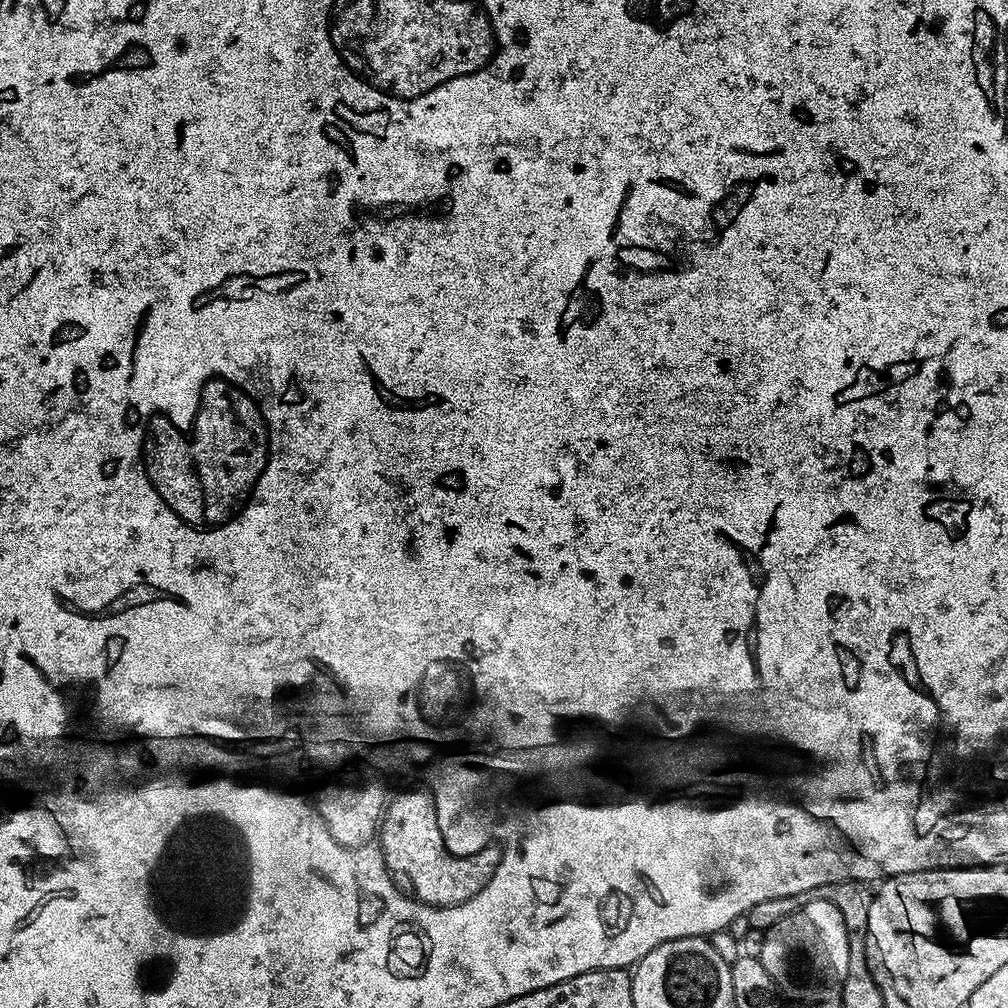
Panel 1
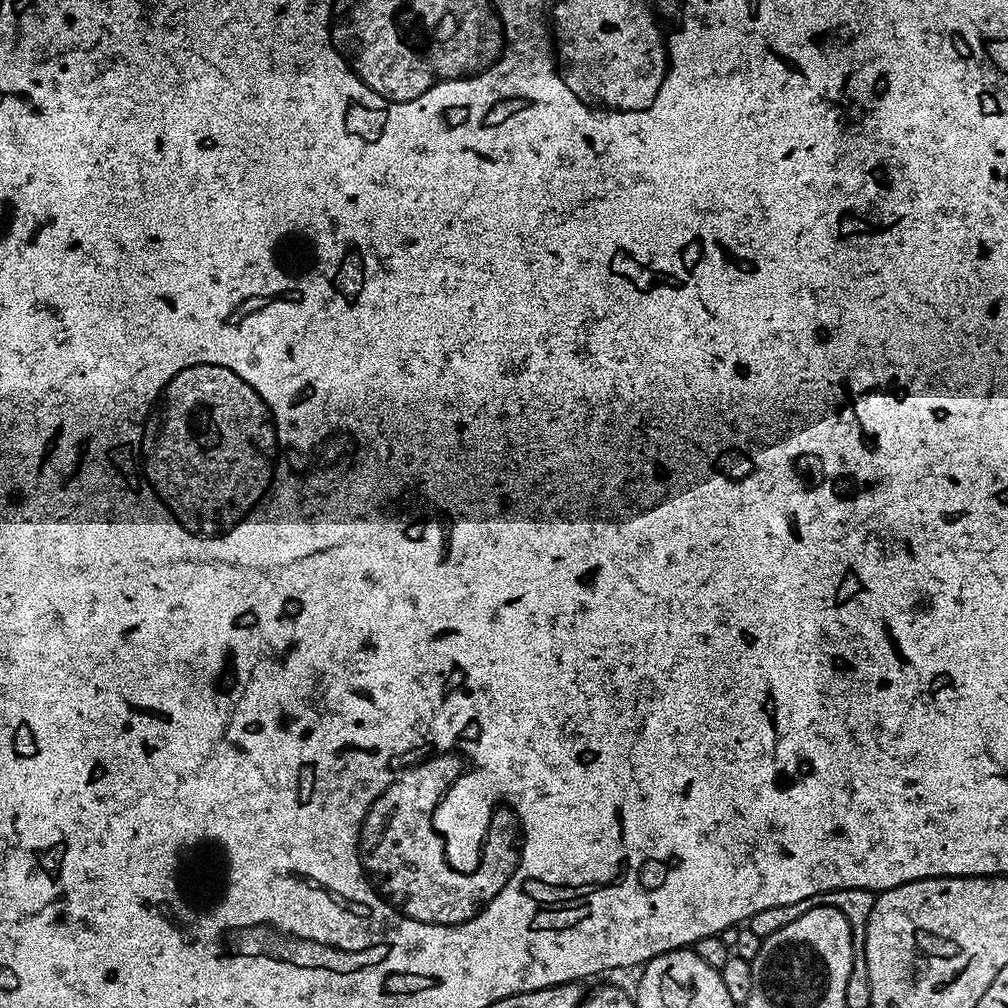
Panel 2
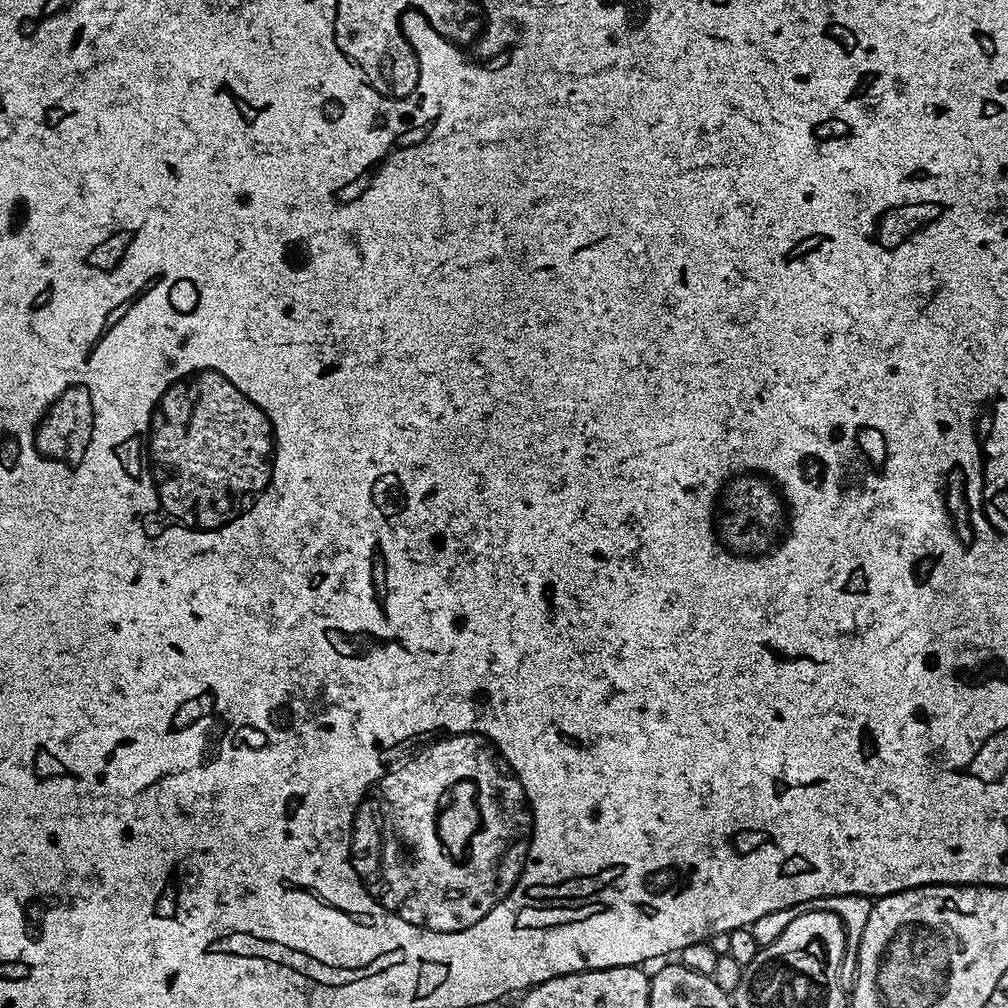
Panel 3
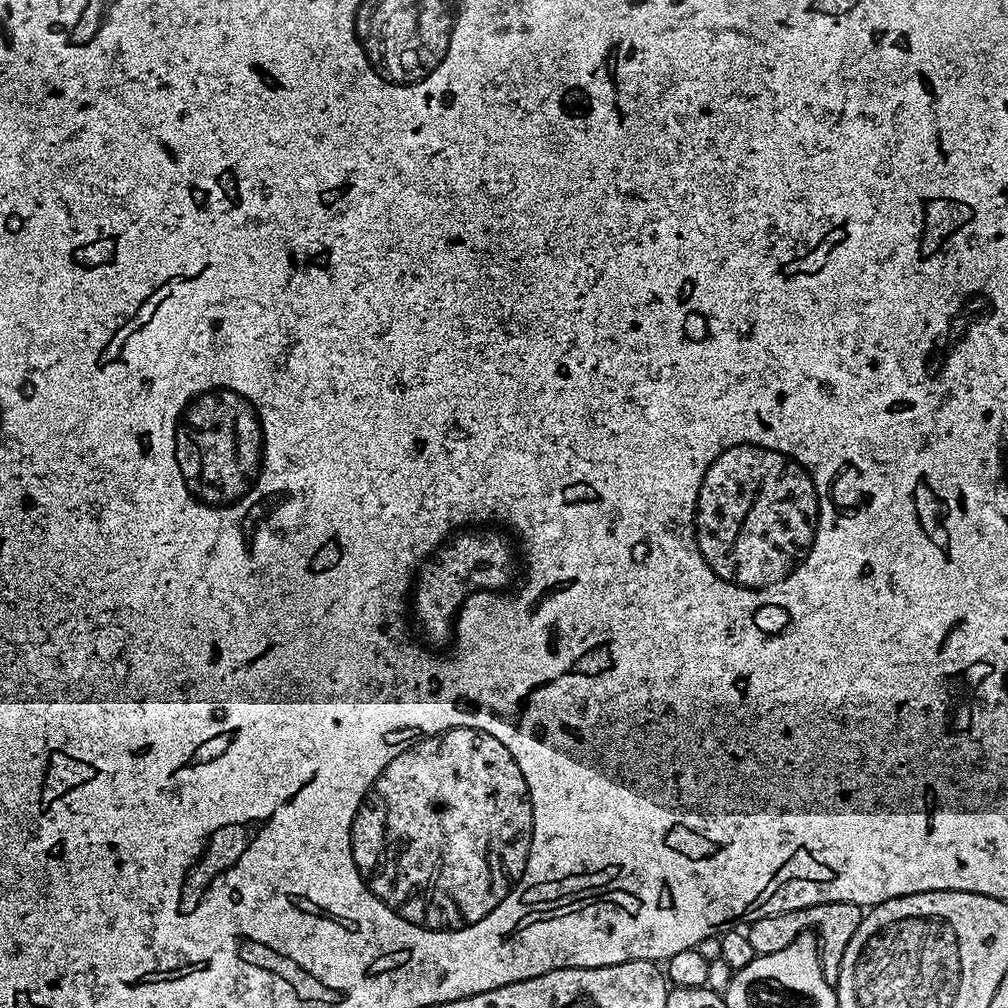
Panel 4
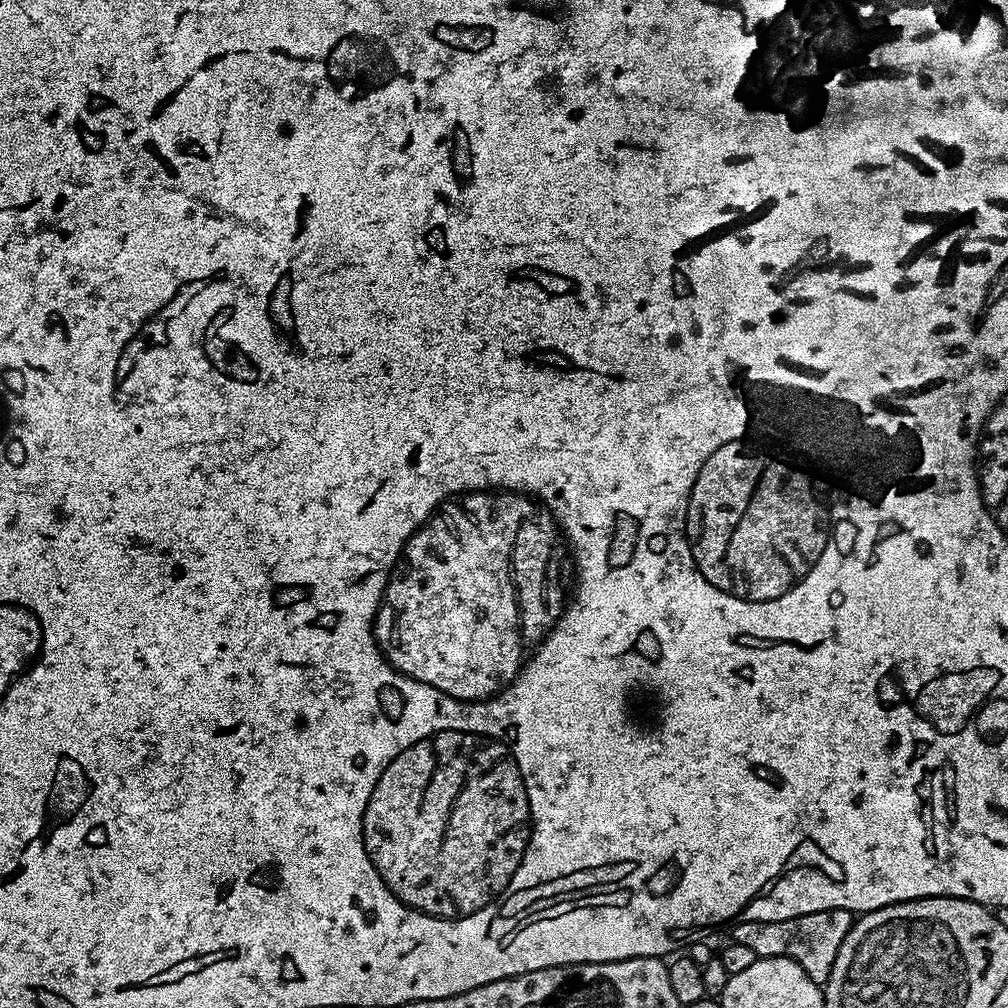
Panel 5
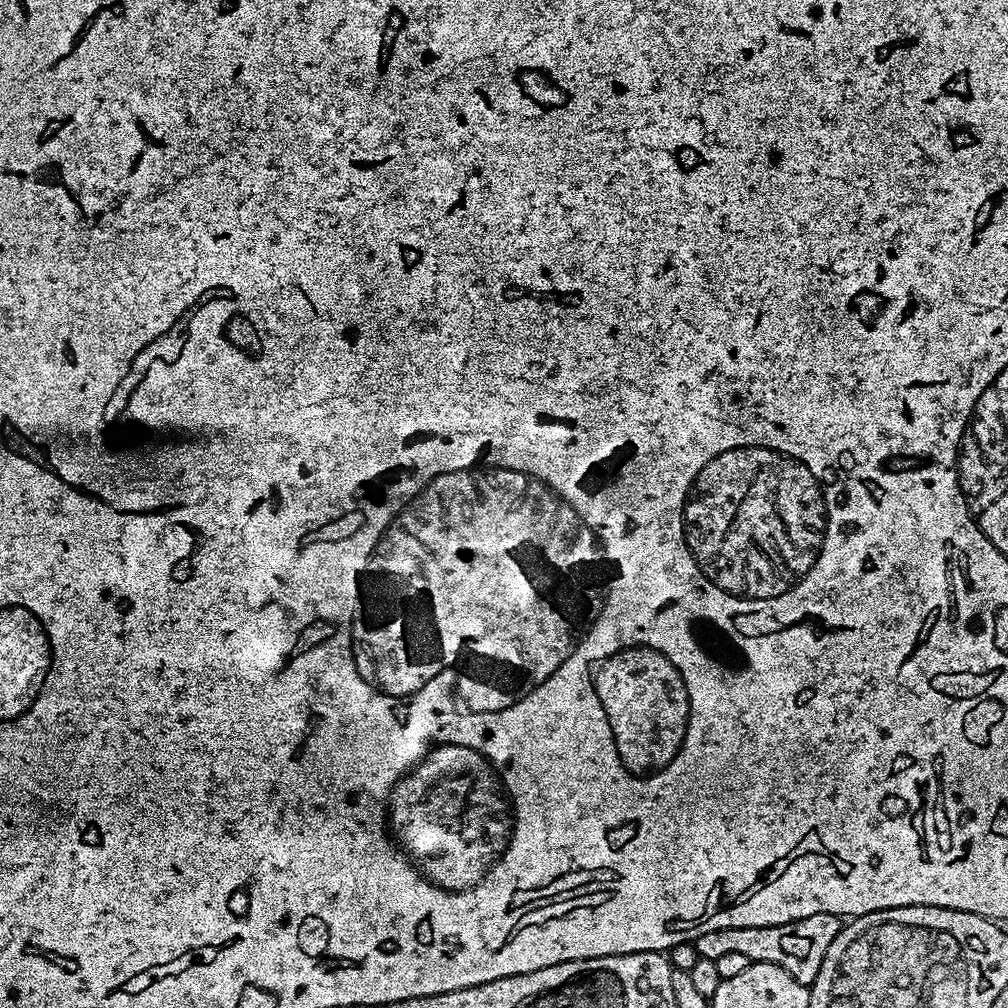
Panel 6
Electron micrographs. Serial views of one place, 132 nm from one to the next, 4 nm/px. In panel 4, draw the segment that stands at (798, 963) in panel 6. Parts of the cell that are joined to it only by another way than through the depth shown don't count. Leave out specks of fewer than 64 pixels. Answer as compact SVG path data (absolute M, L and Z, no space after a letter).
M830 902L758 918L747 925L746 931L750 938L750 946L754 946L756 954L765 956L766 954L775 954L776 951L790 946L790 942L794 942L794 938L801 932L811 930L818 941L820 965L824 976L835 982L842 970L842 954L846 954L846 946L850 946L850 938L854 938L854 930L858 930L858 926L864 920L864 914L865 909L861 905L850 902Z

